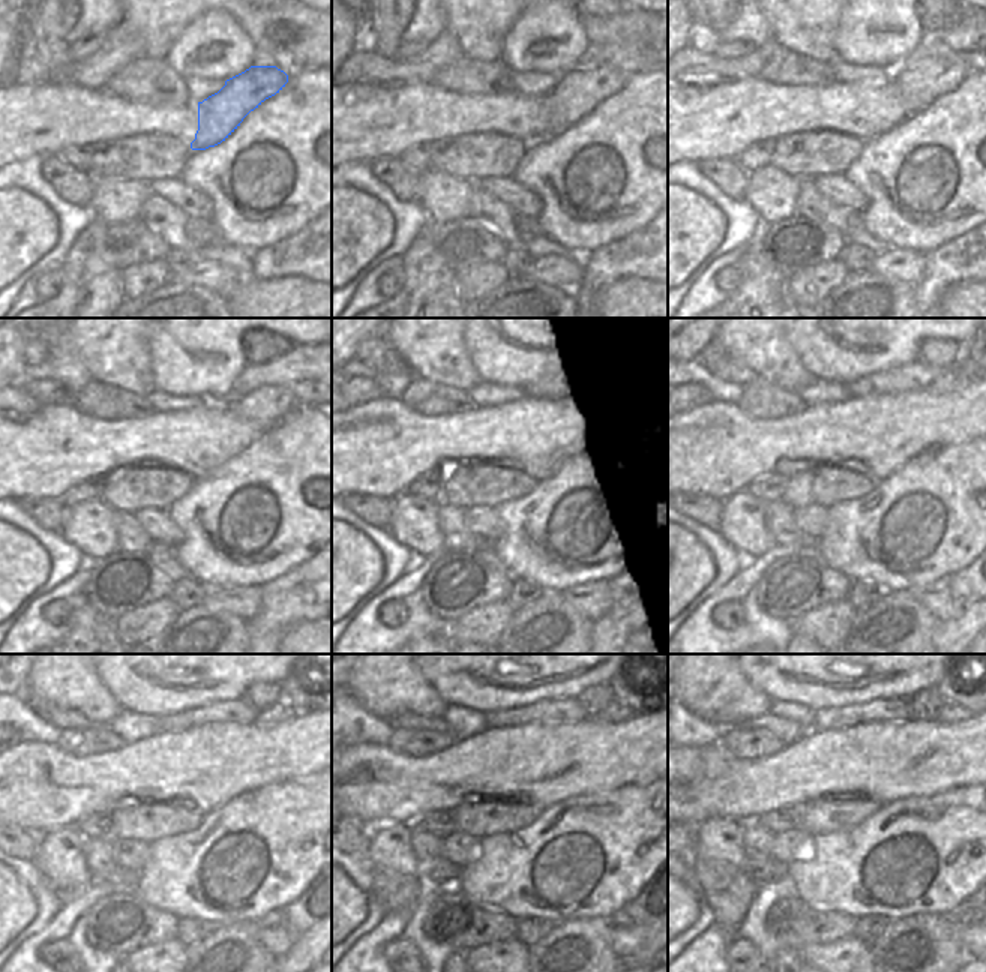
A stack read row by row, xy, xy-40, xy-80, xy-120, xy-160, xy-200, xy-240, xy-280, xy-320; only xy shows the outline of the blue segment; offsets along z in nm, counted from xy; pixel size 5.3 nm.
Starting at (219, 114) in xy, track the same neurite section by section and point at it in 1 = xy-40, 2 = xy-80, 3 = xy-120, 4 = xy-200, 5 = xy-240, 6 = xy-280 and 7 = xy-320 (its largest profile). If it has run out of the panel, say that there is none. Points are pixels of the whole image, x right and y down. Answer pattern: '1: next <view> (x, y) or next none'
1: next xy-40 (578, 92)
2: next xy-80 (920, 84)
3: next xy-120 (269, 405)
4: next xy-200 (952, 378)
5: next xy-240 (279, 711)
6: next xy-280 (614, 713)
7: next xy-320 (950, 713)

